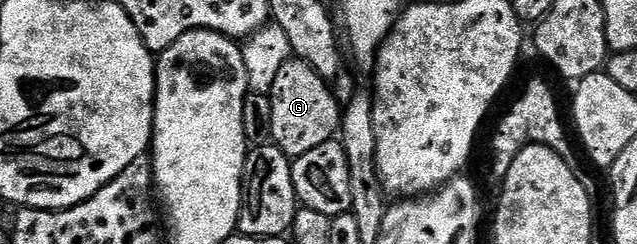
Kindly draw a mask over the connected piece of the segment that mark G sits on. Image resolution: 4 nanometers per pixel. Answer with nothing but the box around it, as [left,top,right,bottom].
[267,58,343,155]

